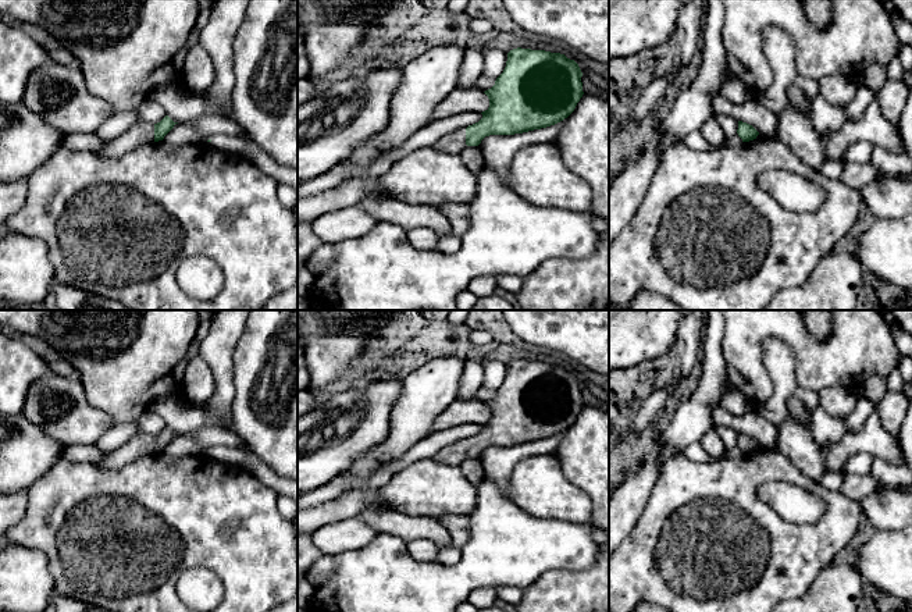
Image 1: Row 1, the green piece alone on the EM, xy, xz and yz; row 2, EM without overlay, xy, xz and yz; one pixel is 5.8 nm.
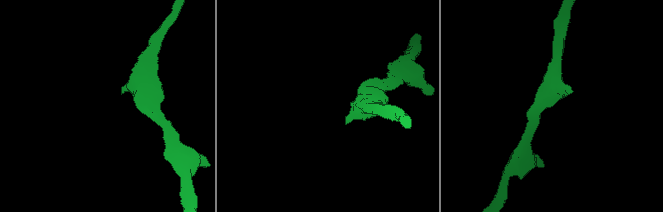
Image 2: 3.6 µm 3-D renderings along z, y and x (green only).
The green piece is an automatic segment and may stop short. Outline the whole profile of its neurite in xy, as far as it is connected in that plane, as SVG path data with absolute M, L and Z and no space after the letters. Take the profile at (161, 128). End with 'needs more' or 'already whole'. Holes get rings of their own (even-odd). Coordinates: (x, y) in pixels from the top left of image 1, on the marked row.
M168 115L157 124L139 121L122 135L107 140L103 149L95 153L107 159L118 159L138 146L163 140L175 124L178 122L174 122Z; needs more

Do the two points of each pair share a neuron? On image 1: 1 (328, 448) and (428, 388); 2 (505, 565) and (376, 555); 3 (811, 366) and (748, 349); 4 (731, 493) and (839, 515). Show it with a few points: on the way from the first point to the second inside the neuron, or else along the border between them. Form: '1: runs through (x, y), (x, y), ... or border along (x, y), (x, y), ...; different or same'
1: border along (403, 380), (383, 443); different
2: runs through (473, 570), (465, 576), (408, 576); same
3: runs through (802, 348), (786, 331), (765, 331); same
4: runs through (758, 518), (776, 534), (812, 534); same

